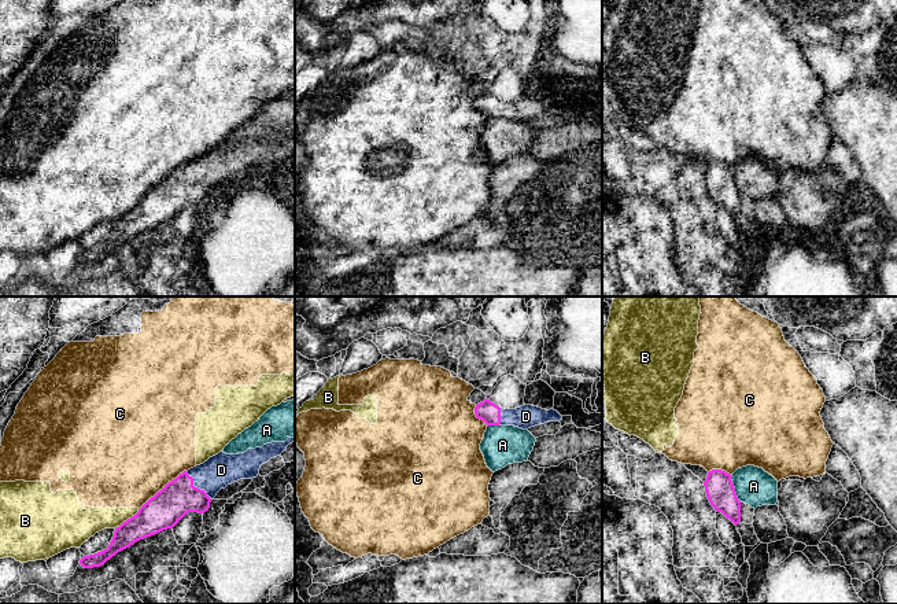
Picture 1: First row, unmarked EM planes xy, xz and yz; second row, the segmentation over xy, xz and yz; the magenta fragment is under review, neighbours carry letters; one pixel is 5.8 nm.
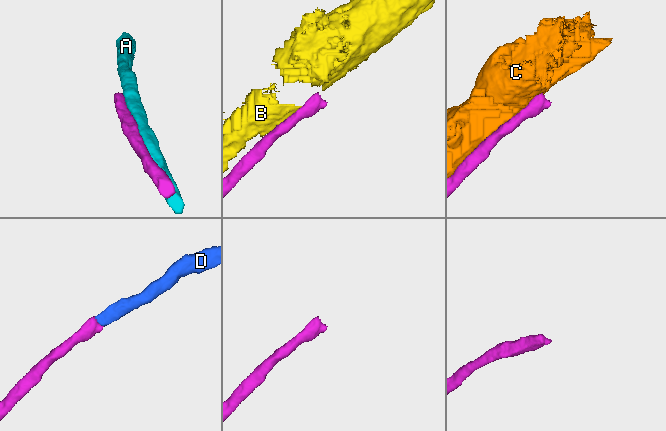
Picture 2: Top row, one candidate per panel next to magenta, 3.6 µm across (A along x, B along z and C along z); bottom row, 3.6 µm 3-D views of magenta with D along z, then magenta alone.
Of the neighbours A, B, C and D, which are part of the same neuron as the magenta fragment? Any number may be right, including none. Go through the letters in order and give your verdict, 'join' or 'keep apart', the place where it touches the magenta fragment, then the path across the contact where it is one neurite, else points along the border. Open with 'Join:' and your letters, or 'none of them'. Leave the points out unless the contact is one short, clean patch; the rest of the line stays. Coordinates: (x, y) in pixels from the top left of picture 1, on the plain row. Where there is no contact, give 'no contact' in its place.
Join: D
A: keep apart | yz (734, 181)
B: keep apart | xy (128, 212)
C: keep apart | xy (163, 180)
D: join | xy (196, 180) | across xy (178, 190), (196, 180), (221, 162)

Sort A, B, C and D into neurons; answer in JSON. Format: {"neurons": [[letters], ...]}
{"neurons": [["A"], ["B", "C"], ["D"]]}

